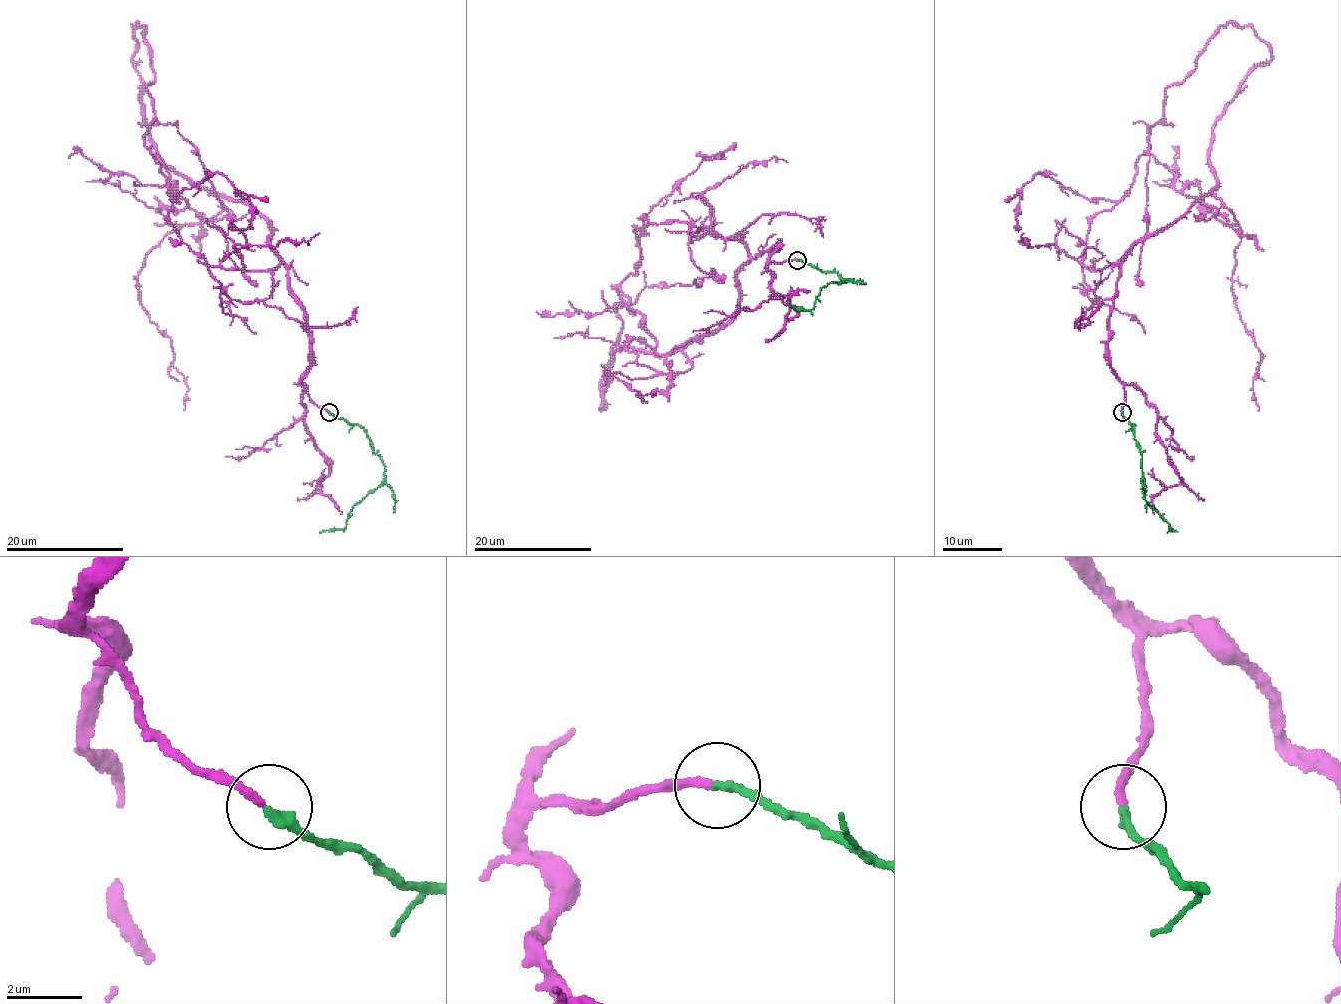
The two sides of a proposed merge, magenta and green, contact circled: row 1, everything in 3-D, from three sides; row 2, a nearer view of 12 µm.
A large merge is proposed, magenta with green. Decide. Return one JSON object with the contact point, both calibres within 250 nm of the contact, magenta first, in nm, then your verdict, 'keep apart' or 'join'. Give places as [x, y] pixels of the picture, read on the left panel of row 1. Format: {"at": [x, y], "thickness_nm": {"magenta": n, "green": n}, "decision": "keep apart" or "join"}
{"at": [329, 412], "thickness_nm": {"magenta": 220, "green": 240}, "decision": "join"}

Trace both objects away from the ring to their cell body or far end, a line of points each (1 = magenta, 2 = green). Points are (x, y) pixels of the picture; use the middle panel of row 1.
1: (796, 259), (648, 224), (613, 286), (634, 303), (725, 278)
2: (798, 259), (852, 280), (832, 281), (824, 286), (811, 309), (787, 305)

